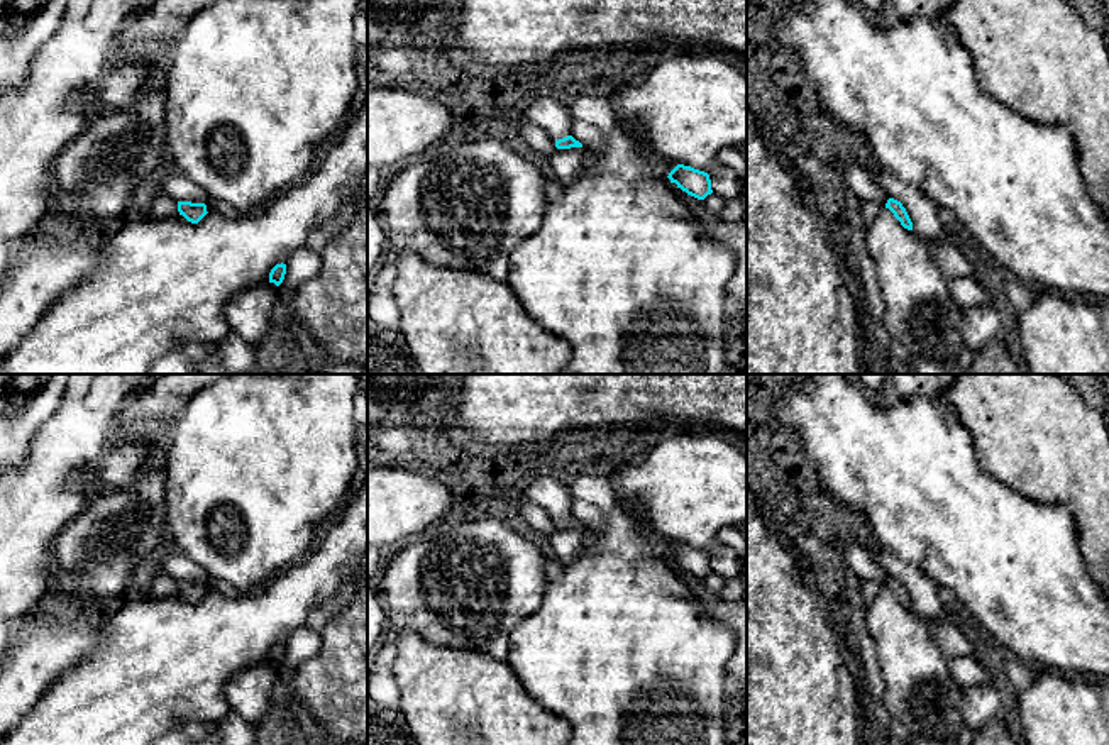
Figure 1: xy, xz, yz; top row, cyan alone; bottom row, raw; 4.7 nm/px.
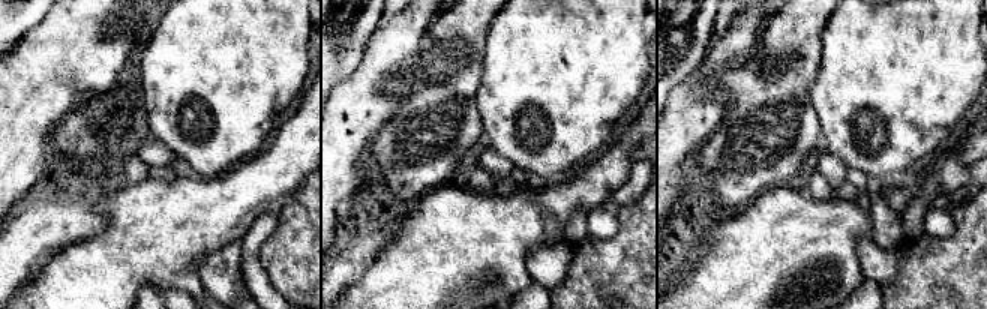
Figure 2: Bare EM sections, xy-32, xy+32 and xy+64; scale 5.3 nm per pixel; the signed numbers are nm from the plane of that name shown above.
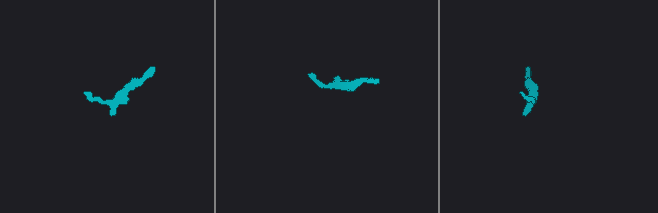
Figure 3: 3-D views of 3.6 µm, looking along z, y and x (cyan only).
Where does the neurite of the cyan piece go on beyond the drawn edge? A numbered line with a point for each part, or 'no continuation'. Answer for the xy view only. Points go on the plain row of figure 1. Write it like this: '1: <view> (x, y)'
no continuation

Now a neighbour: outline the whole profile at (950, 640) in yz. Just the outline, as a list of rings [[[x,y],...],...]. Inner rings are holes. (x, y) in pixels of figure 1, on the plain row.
[[[948,618],[924,621],[928,635],[938,645],[945,657],[974,655],[968,638]]]

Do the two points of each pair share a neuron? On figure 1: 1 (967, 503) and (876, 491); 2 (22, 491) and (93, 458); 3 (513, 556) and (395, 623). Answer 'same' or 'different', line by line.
1: same
2: same
3: same

